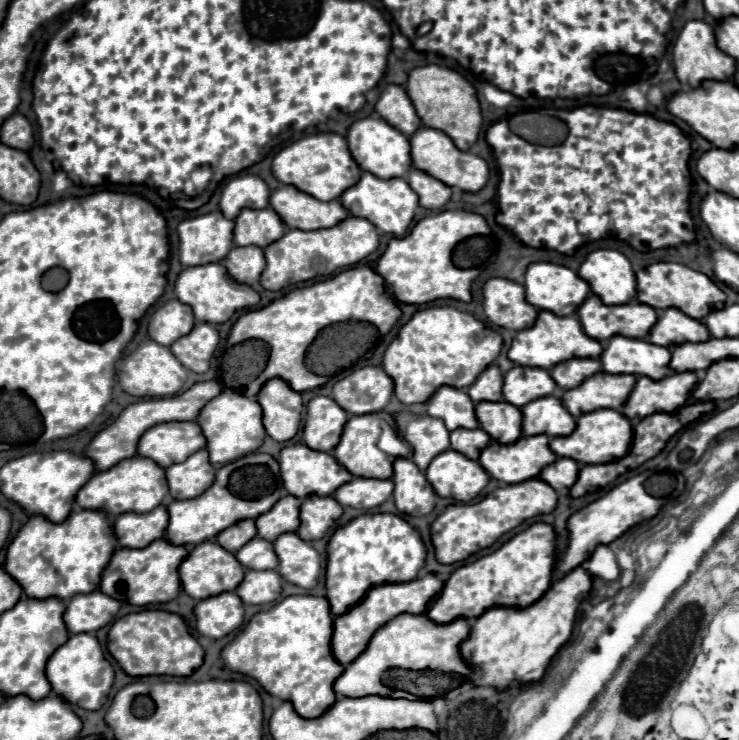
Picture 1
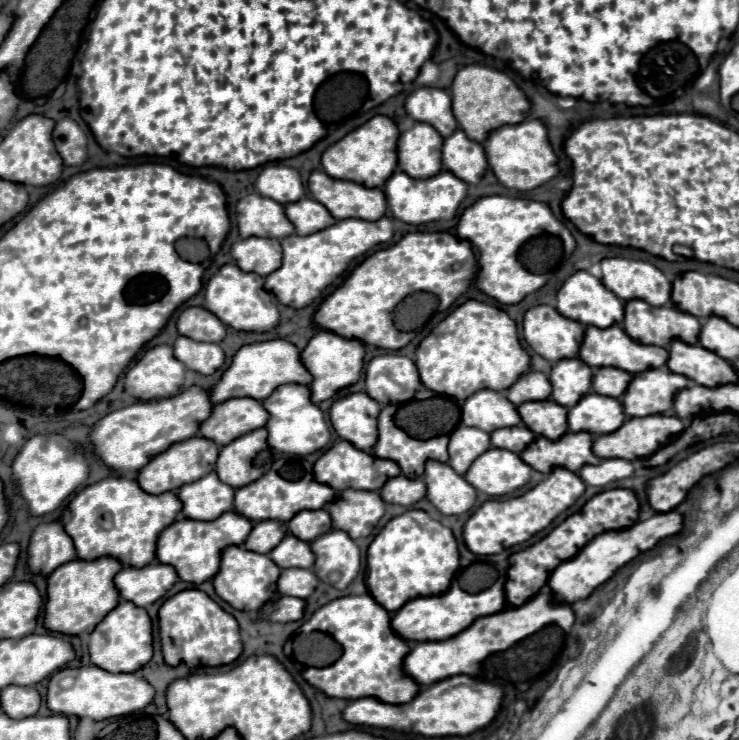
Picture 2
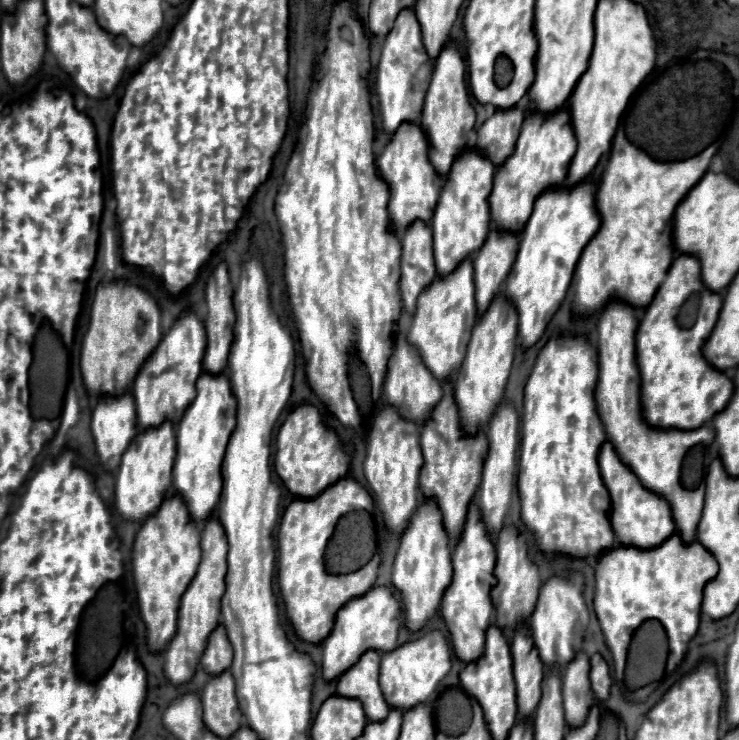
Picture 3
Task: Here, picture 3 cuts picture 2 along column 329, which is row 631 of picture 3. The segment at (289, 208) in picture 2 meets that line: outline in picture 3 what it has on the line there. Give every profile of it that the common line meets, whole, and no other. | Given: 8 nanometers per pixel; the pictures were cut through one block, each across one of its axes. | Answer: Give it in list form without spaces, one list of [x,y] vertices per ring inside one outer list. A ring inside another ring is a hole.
[[[218,624],[206,642],[206,648],[200,658],[200,666],[210,674],[220,674],[232,664],[232,646],[228,644],[228,634],[224,632],[224,624]]]

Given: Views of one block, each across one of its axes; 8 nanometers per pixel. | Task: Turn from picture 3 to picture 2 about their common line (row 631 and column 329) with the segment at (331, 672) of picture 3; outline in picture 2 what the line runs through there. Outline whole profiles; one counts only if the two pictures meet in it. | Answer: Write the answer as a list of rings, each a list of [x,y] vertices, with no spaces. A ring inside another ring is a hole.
[[[320,330],[316,336],[312,336],[308,346],[300,352],[300,358],[302,358],[302,364],[306,366],[306,370],[312,374],[312,382],[308,386],[310,400],[314,404],[320,404],[320,402],[332,398],[338,390],[348,388],[358,382],[358,378],[362,374],[362,362],[364,362],[364,344],[358,340],[346,340],[328,330]]]

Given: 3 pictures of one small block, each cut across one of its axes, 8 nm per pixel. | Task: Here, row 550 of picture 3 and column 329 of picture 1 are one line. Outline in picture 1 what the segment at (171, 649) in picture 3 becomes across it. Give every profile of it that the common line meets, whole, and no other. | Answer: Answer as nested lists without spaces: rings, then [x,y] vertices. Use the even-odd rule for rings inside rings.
[[[280,186],[270,196],[270,206],[280,214],[288,228],[320,230],[336,226],[348,218],[340,200],[320,202],[314,196],[300,192],[296,186]]]

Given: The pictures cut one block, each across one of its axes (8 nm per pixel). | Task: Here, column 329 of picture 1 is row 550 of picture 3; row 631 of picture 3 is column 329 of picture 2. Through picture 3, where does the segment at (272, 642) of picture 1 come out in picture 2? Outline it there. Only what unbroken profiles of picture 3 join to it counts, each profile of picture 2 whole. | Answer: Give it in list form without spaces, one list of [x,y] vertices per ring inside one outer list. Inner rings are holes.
[[[370,594],[342,596],[324,604],[308,622],[302,624],[302,630],[326,632],[342,646],[342,656],[334,664],[324,668],[306,668],[302,672],[304,680],[326,696],[344,700],[372,696],[386,704],[404,704],[416,696],[416,684],[400,676],[400,660],[404,660],[404,652],[408,652],[408,644],[392,632],[390,614]]]

